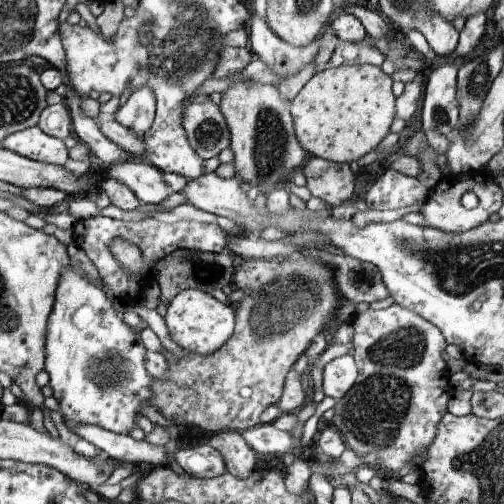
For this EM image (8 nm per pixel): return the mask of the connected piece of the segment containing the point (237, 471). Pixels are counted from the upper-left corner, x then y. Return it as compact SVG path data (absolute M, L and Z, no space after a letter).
M220 431L210 438L208 444L222 454L227 472L240 479L248 478L261 461L240 431Z

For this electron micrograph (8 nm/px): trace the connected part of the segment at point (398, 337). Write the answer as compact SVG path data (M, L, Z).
M396 303L385 309L357 311L351 323L354 328L351 355L358 366L358 376L346 396L336 402L331 424L343 436L347 448L362 457L376 454L382 471L399 472L422 452L422 448L430 446L438 422L448 411L448 400L454 390L449 381L451 373L442 358L447 342L434 324Z

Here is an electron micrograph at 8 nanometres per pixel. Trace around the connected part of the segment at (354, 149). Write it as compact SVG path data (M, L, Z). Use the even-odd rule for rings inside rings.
M342 65L316 73L290 102L296 138L312 157L344 164L375 150L396 118L393 81L380 67Z

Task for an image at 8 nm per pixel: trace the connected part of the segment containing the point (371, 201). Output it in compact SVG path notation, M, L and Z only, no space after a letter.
M388 170L368 188L365 203L369 209L400 210L426 198L429 191L417 177Z

